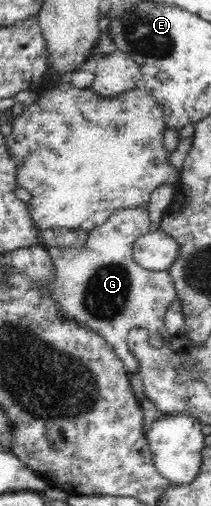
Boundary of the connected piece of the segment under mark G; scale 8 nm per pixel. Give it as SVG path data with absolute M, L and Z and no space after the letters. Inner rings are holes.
M143 205L143 207L129 207L129 209L119 209L119 211L115 211L115 213L113 213L113 215L103 223L103 225L90 230L88 232L88 241L83 245L83 247L71 247L71 249L65 249L64 247L51 247L49 249L54 265L54 278L52 279L52 282L46 283L46 291L50 291L50 297L54 299L54 303L58 303L56 305L58 313L60 313L60 316L65 319L78 321L78 323L84 325L93 333L100 335L113 348L114 354L117 355L117 357L124 363L125 372L129 374L139 371L139 362L137 361L136 355L128 348L126 342L130 329L141 327L145 331L149 332L149 344L155 348L163 347L163 345L169 343L172 338L171 333L169 333L169 330L166 328L164 317L167 309L169 309L169 305L171 305L171 303L176 299L176 289L173 283L173 278L170 277L168 270L149 271L147 269L143 269L140 265L137 265L133 259L133 245L137 242L137 239L140 239L143 235L147 235L147 233L150 233L153 229L147 205Z

